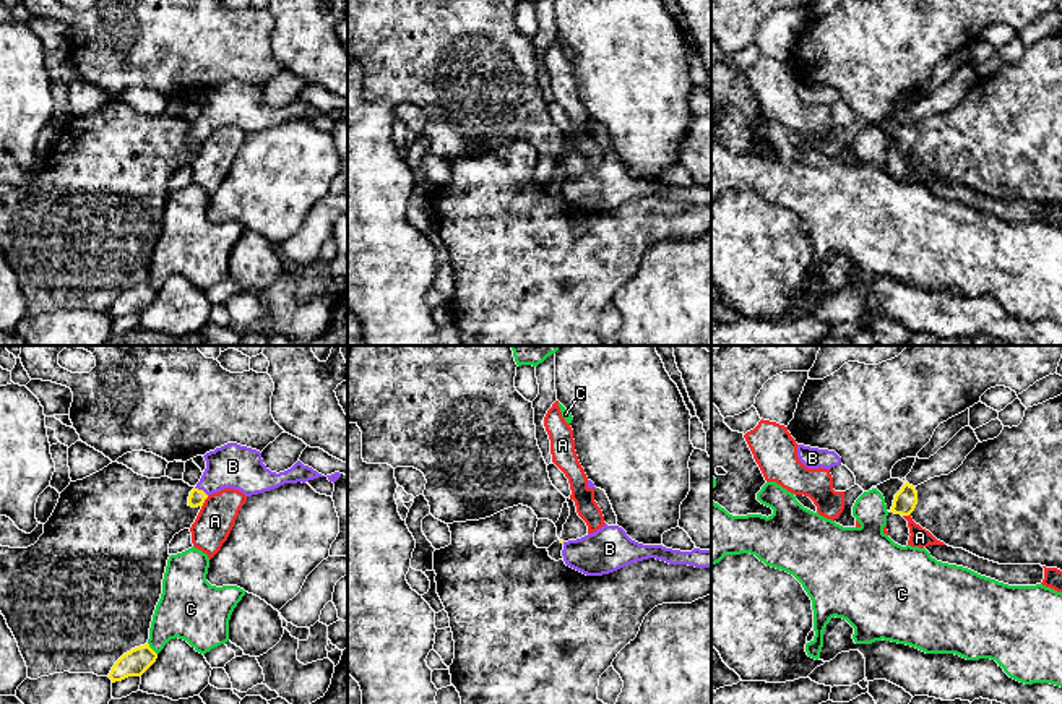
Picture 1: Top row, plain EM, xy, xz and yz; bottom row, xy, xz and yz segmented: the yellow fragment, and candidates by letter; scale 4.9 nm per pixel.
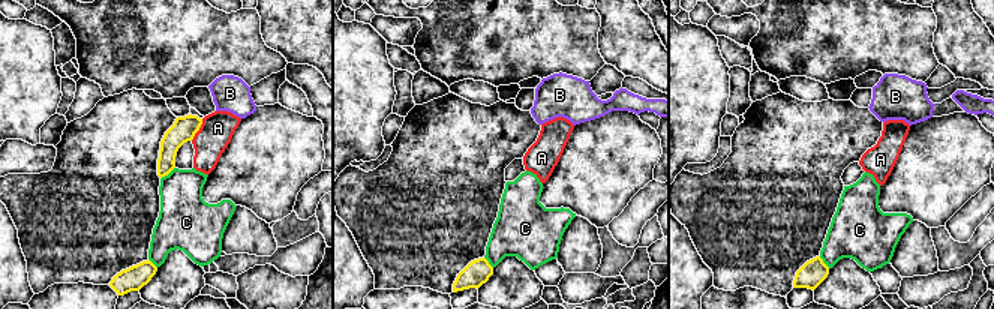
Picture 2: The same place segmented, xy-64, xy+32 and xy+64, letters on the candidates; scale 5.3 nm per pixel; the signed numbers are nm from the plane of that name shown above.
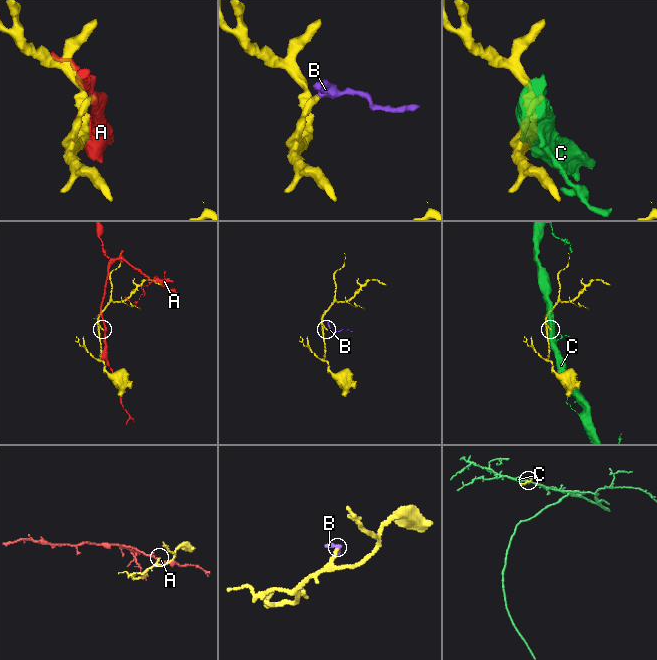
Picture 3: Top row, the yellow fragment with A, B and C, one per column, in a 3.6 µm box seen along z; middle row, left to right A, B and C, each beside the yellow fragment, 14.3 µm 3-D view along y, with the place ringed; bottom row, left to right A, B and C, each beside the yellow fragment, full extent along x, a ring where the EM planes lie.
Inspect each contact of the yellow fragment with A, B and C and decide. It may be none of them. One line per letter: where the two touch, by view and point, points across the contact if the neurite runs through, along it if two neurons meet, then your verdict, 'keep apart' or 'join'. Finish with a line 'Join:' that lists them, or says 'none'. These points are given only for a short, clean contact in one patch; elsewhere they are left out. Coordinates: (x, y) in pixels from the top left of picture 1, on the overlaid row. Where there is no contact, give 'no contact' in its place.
A: xy (203, 502) | keep apart
B: xy (202, 490) | across xy (197, 497), (202, 490), (226, 467), (233, 466) | join
C: xy (151, 649) | keep apart
Join: B

